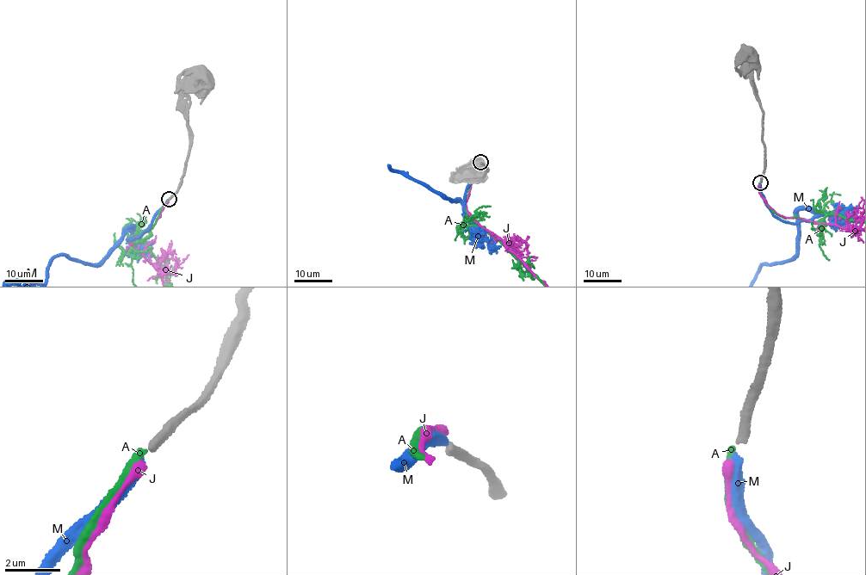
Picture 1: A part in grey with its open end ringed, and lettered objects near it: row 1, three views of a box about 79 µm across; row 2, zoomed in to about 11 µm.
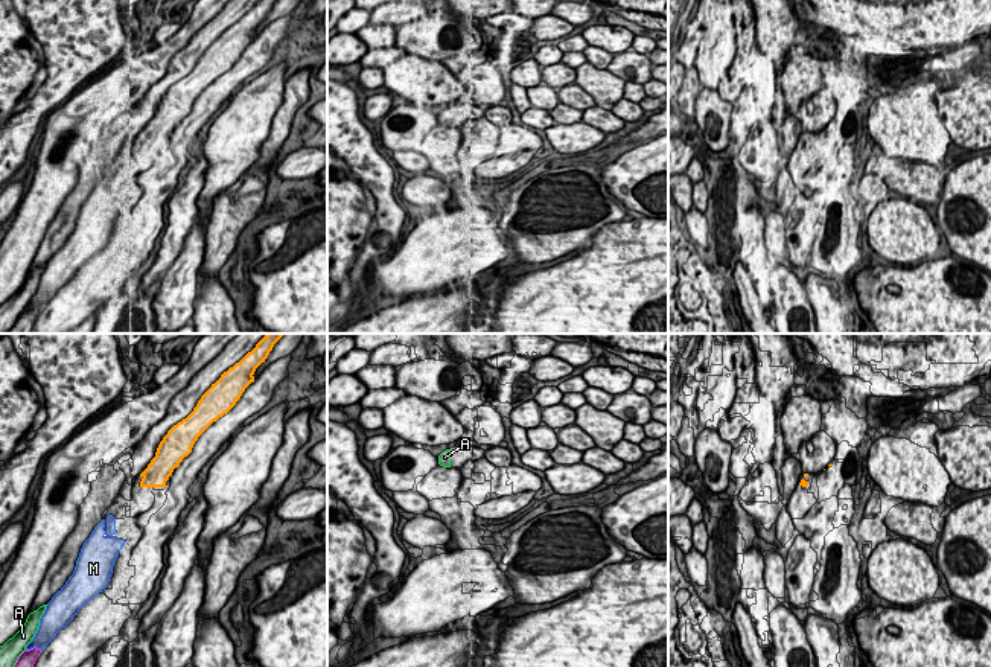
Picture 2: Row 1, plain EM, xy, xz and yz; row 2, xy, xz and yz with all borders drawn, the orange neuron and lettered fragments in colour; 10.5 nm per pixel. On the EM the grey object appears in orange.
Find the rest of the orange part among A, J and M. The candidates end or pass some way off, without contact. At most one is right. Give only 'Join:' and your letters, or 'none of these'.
Join: M

